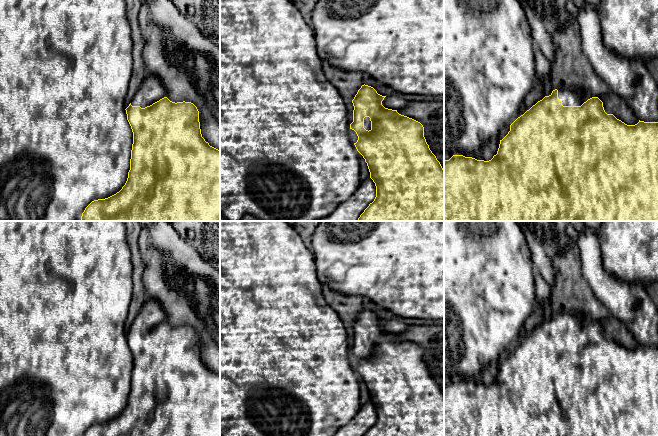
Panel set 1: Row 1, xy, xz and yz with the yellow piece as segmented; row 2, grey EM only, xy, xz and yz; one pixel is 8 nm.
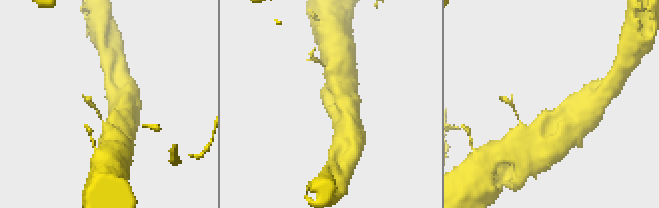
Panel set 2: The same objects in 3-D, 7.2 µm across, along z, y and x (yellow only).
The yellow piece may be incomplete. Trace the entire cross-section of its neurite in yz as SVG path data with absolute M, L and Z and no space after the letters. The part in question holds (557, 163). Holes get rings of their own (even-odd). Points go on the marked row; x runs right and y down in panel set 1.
M565 87L565 88L561 88L561 89L555 89L555 90L553 90L553 91L552 91L552 93L551 93L551 94L550 94L550 95L549 95L549 96L545 96L545 97L544 97L544 98L543 98L543 99L542 99L542 100L540 100L540 101L538 101L538 102L537 102L537 103L536 103L536 104L535 104L535 105L533 105L533 106L532 106L532 107L531 107L531 108L530 108L530 109L529 109L529 110L527 110L527 111L526 111L526 112L525 112L525 113L524 113L524 114L523 114L523 115L521 115L521 116L520 116L520 117L518 117L518 118L517 118L517 119L516 119L516 120L515 120L515 121L514 121L514 122L513 122L513 123L512 123L512 124L511 124L511 125L510 125L510 131L509 131L509 132L508 132L508 134L507 134L507 135L506 135L506 136L505 136L505 137L504 137L504 138L503 138L503 139L502 139L502 140L500 140L500 144L499 144L499 148L498 148L498 151L497 151L497 154L496 154L496 155L494 155L494 156L493 156L493 158L492 158L492 159L491 159L491 160L489 160L489 161L484 161L484 160L477 160L477 159L475 159L475 158L472 158L472 157L465 157L465 156L463 156L463 155L453 155L453 156L452 156L452 157L451 157L451 158L450 158L450 159L449 159L449 160L445 160L445 161L444 161L444 221L658 221L658 122L644 122L644 121L640 121L640 120L639 120L639 122L638 122L638 123L637 123L637 124L635 124L635 125L627 125L627 124L625 124L625 123L624 123L624 122L622 122L622 121L621 121L621 120L619 120L619 119L617 119L617 118L616 118L616 117L615 117L615 116L614 116L614 115L613 115L613 114L607 114L607 113L606 113L606 112L605 112L605 110L604 110L604 107L603 107L603 102L602 102L602 101L601 101L601 100L600 100L600 99L599 99L599 98L598 98L598 97L592 97L592 98L590 98L590 99L588 99L588 100L587 100L587 101L586 101L586 102L583 102L583 101L582 101L582 98L583 98L583 95L582 95L582 94L580 94L580 93L579 93L579 92L576 92L576 91L575 91L575 90L573 90L573 89L569 89L569 88L566 88L566 87Z

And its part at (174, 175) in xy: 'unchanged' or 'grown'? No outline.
grown

